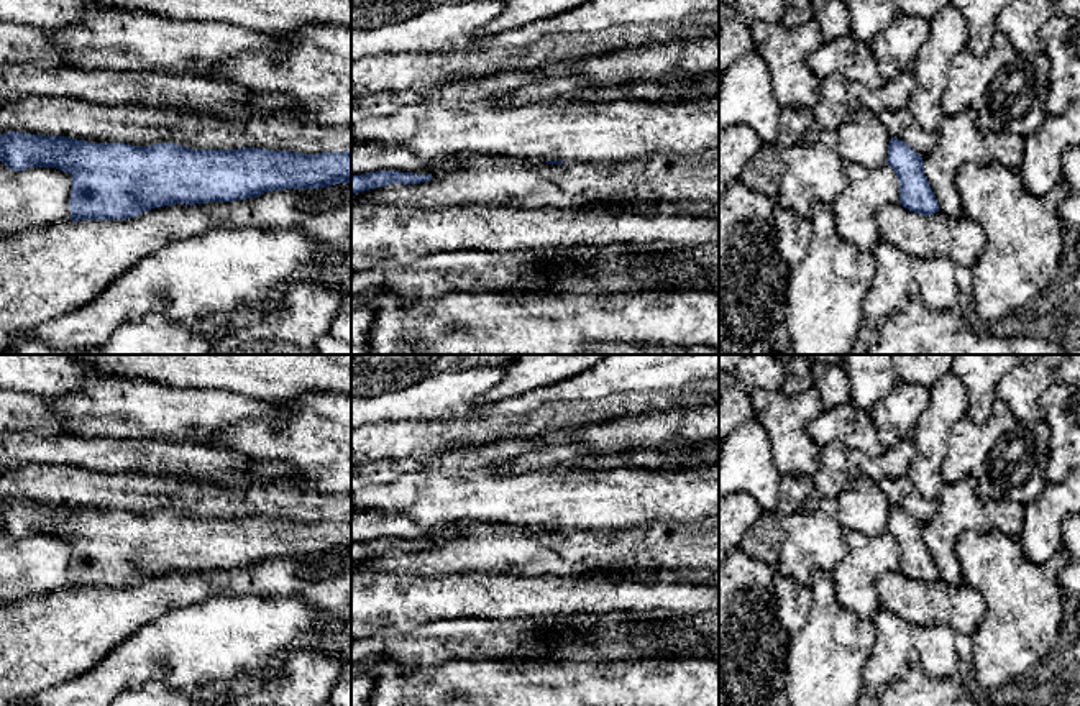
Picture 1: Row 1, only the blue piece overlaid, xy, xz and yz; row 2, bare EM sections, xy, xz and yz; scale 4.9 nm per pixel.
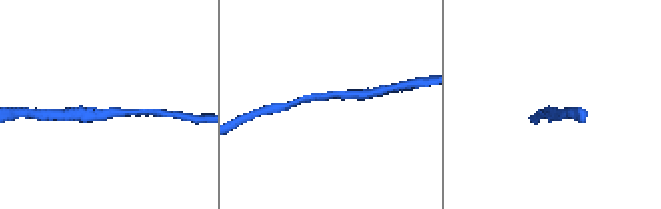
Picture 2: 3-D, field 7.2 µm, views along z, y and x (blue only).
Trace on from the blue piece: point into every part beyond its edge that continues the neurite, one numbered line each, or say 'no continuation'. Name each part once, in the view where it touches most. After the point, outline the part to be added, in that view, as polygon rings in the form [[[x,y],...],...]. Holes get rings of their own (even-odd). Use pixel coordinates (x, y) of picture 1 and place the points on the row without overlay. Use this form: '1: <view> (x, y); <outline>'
no continuation

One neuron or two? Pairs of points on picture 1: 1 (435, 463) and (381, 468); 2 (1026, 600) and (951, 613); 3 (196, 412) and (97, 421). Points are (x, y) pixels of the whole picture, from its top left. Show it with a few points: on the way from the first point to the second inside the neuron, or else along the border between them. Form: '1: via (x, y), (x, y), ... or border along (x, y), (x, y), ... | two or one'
1: via (422, 465), (394, 468) | one
2: border along (964, 583), (985, 606), (970, 634) | two
3: via (171, 412), (122, 412) | one

